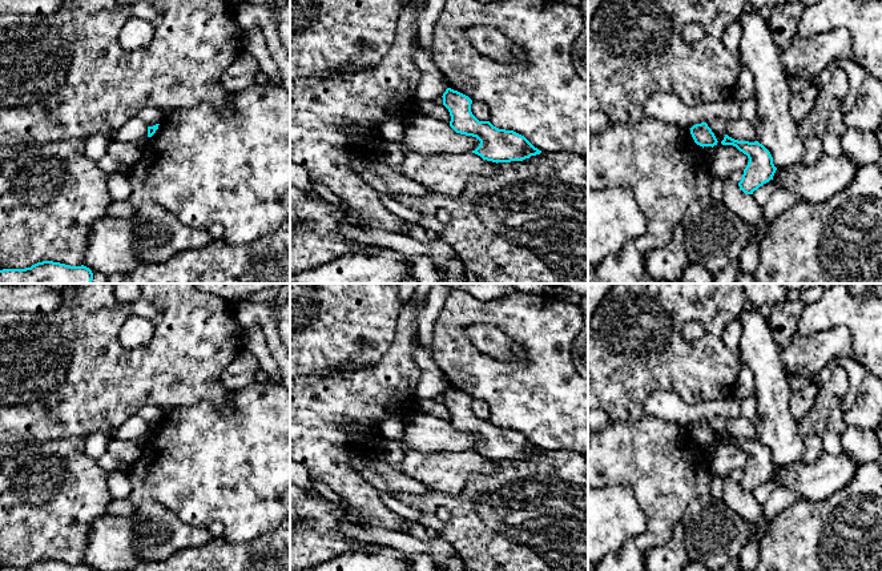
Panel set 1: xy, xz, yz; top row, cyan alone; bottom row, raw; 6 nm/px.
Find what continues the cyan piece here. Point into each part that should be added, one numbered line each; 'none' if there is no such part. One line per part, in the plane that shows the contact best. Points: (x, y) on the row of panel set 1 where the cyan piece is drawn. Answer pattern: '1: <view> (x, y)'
none

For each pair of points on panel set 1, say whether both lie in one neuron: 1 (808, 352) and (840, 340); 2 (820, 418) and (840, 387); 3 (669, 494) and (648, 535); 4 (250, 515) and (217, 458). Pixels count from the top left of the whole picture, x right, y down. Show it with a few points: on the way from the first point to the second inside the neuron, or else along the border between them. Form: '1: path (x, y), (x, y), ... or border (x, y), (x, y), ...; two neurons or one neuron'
1: path (816, 352), (832, 345); one neuron
2: path (826, 410), (832, 395); one neuron
3: path (664, 505), (659, 525); one neuron
4: path (240, 501), (240, 482), (230, 473); one neuron

